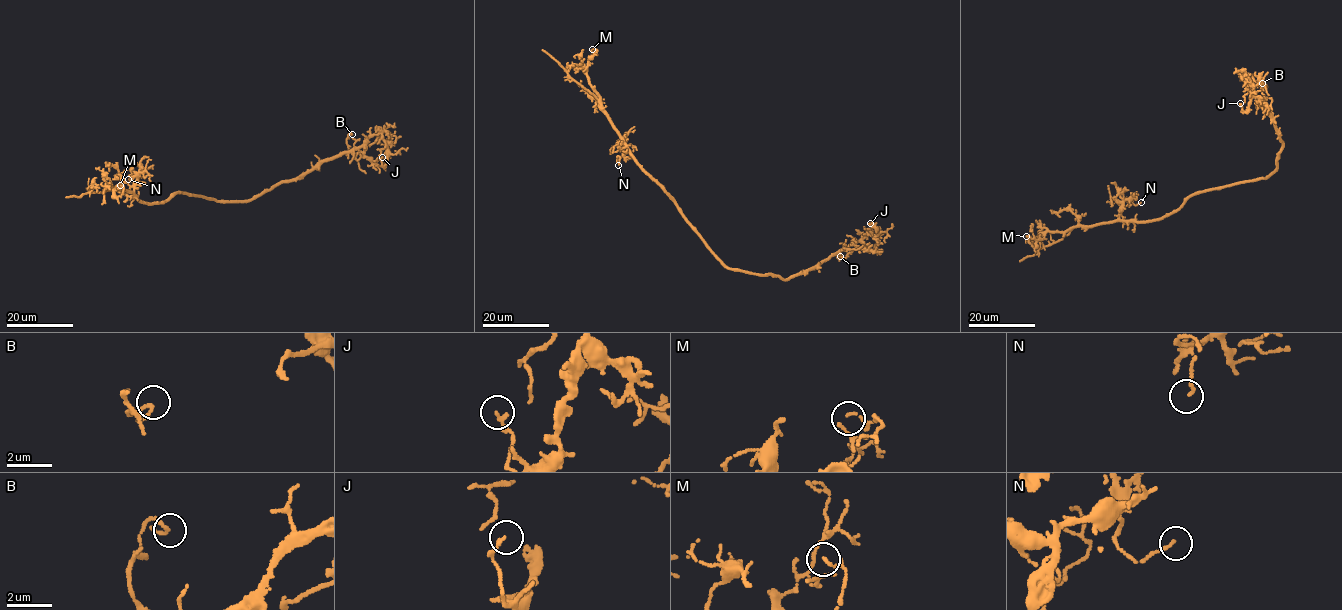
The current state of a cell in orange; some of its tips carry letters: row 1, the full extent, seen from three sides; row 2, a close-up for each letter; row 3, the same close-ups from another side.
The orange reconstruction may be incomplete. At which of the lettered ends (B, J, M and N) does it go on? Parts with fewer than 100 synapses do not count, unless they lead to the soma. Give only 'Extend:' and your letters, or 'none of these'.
Extend: none of these

